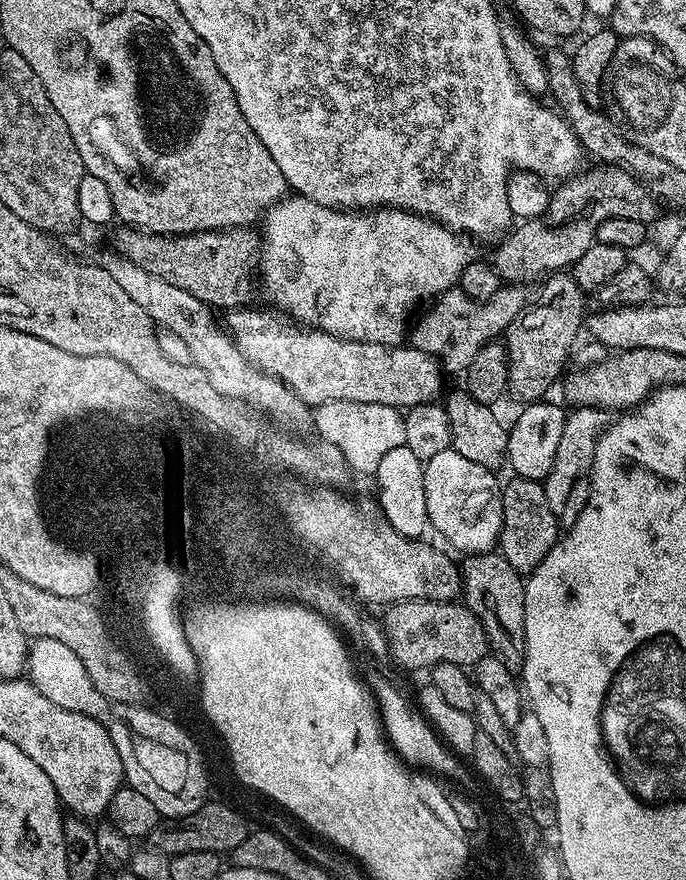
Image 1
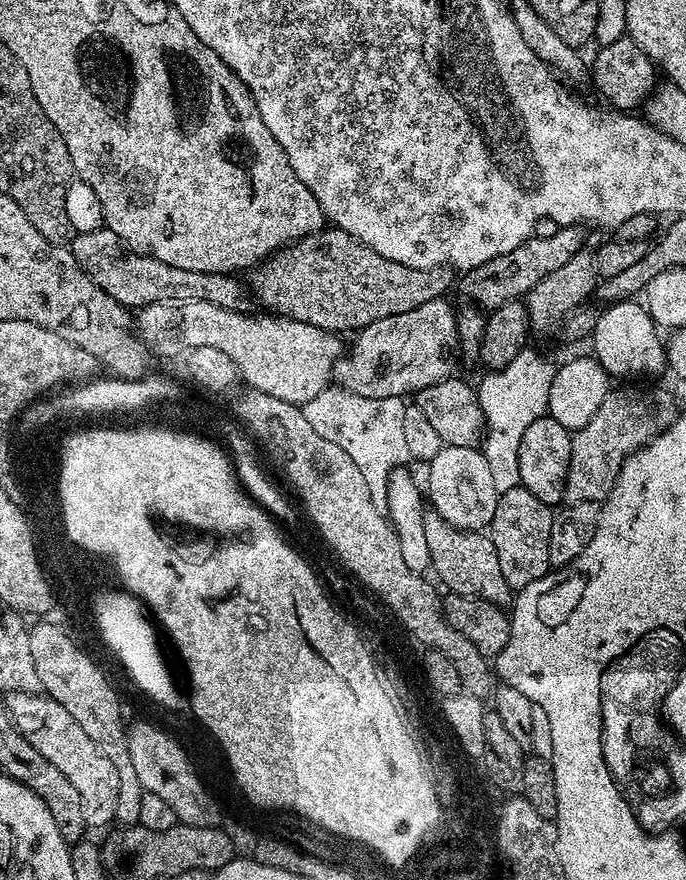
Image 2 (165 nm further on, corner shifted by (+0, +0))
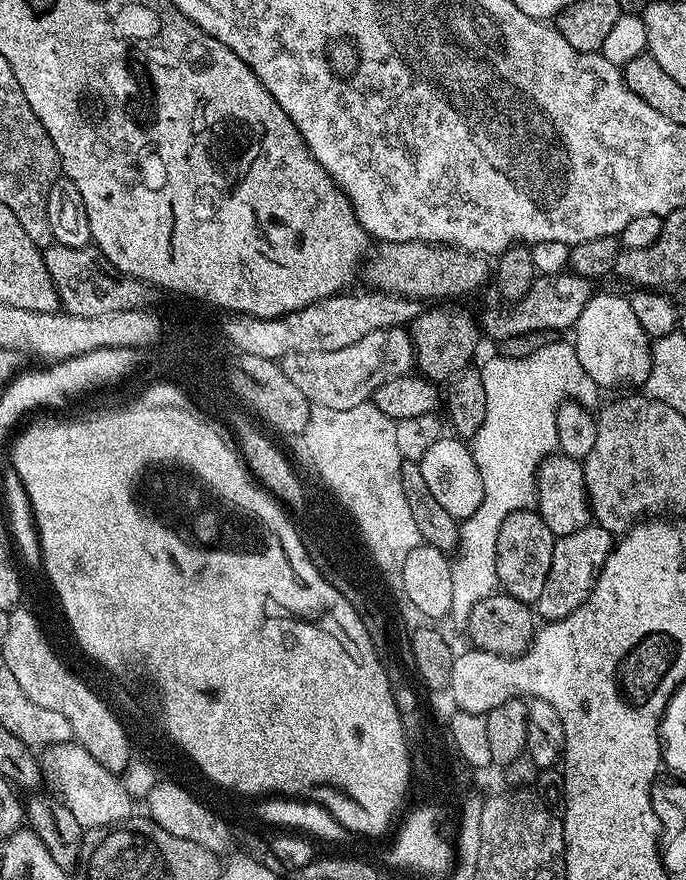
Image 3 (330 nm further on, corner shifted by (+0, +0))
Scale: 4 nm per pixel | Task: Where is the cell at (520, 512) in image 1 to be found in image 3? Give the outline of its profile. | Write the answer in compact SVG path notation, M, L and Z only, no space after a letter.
M535 509L507 515L506 521L499 527L498 540L495 542L495 574L501 591L523 604L535 605L546 584L555 541L553 532Z

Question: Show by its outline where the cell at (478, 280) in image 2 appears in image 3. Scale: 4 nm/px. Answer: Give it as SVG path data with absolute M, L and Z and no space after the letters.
M432 306L421 311L411 325L412 345L416 348L416 363L419 375L433 382L447 382L473 363L472 355L482 341L482 328L464 308Z

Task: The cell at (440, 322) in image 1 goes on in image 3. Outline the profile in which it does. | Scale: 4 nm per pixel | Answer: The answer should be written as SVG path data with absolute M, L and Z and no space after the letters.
M407 327L383 328L366 334L354 346L342 346L342 350L325 352L295 352L279 361L280 369L302 390L309 405L330 410L350 410L350 406L367 404L386 382L402 378L413 371L416 363L416 348Z

